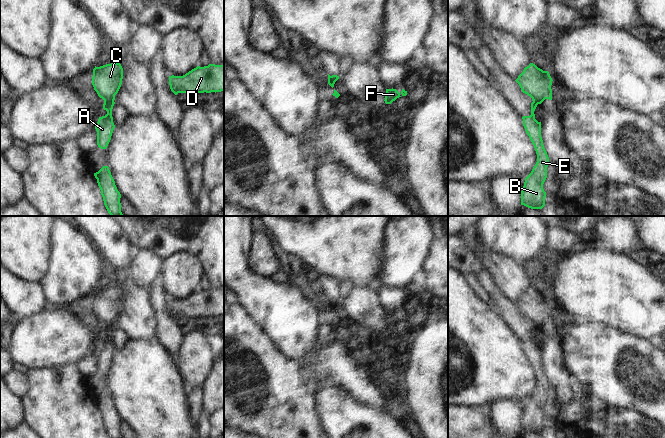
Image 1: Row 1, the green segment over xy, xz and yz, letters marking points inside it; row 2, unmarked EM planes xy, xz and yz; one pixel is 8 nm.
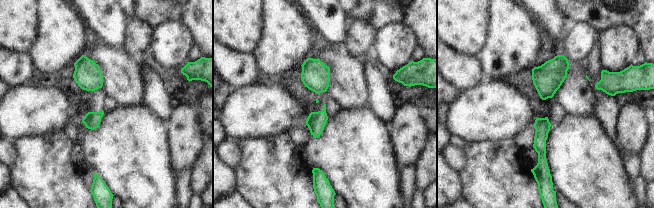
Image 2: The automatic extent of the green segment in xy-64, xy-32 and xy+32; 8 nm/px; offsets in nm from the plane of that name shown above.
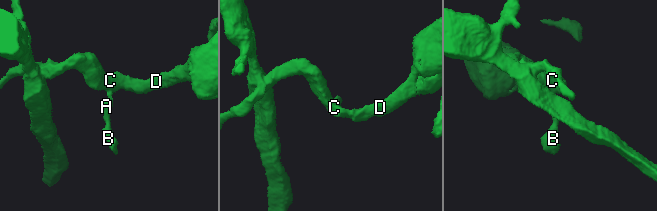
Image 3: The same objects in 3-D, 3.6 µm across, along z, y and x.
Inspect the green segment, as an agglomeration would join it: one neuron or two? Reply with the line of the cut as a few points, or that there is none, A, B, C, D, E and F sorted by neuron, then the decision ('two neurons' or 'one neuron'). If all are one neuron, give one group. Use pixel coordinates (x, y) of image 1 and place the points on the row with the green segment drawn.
cut in xy along (113, 100), (104, 102); A B E / C D F; two neurons

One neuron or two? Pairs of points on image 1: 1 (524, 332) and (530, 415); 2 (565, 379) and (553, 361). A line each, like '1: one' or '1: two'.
1: one
2: one

